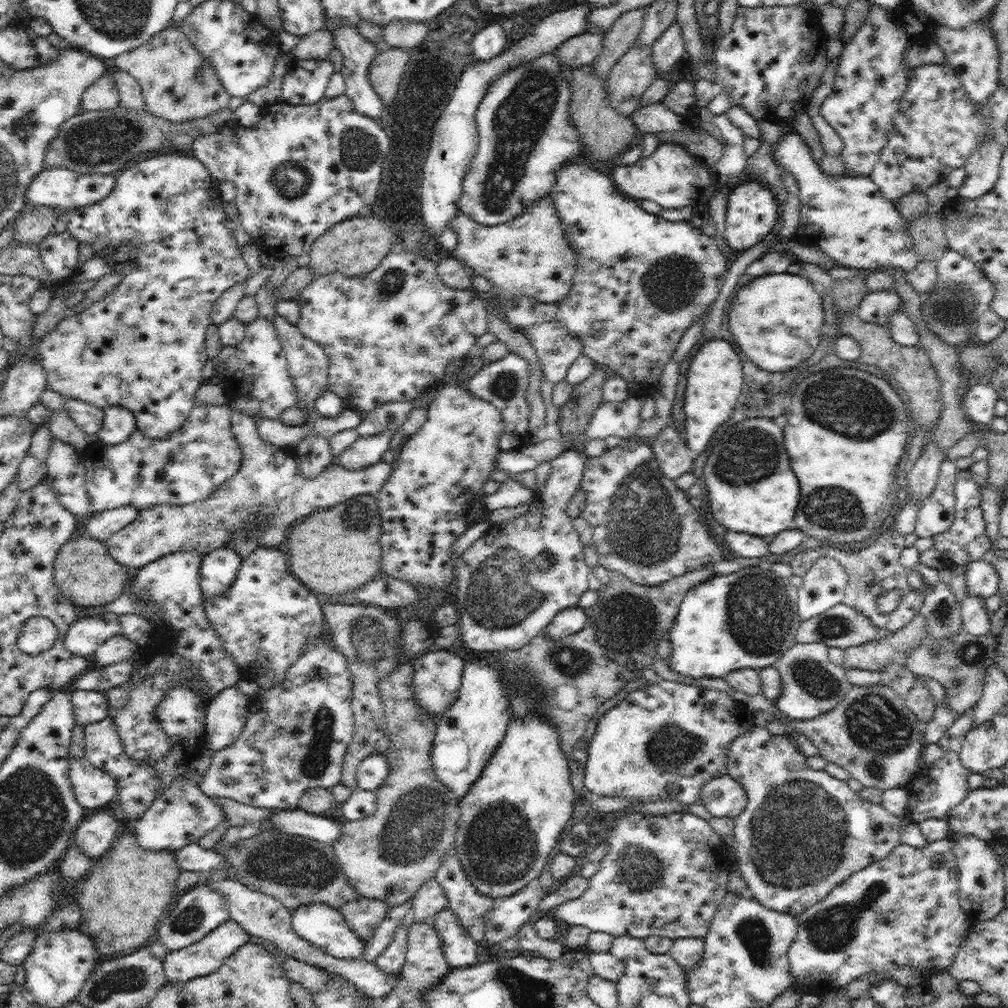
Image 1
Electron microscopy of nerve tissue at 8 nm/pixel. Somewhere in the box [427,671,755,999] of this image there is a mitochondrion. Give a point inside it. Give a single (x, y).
(500, 845)

